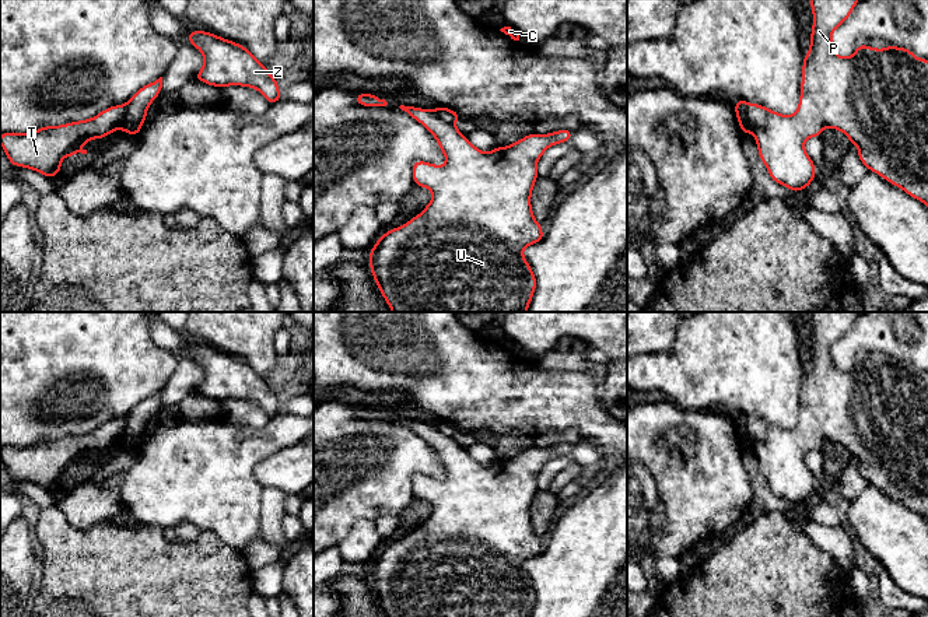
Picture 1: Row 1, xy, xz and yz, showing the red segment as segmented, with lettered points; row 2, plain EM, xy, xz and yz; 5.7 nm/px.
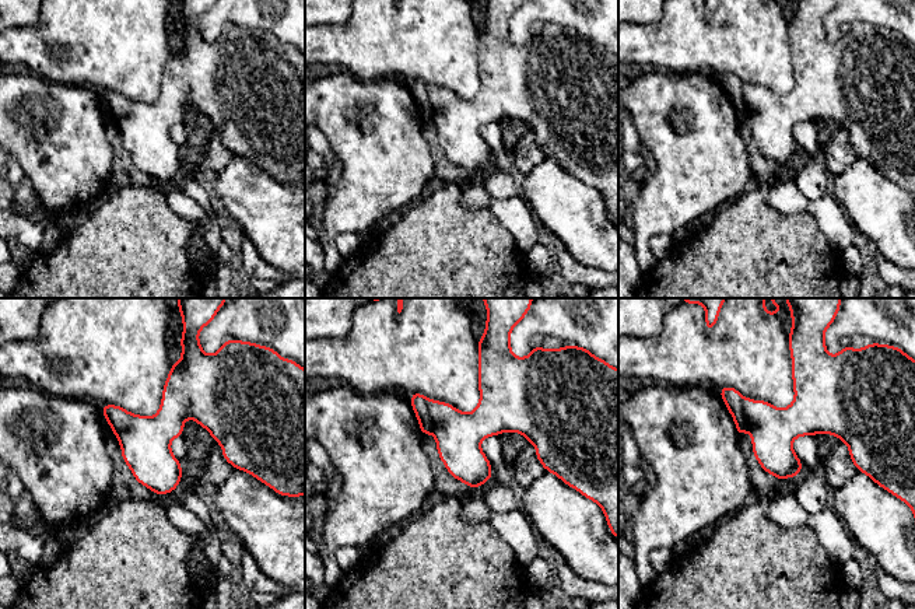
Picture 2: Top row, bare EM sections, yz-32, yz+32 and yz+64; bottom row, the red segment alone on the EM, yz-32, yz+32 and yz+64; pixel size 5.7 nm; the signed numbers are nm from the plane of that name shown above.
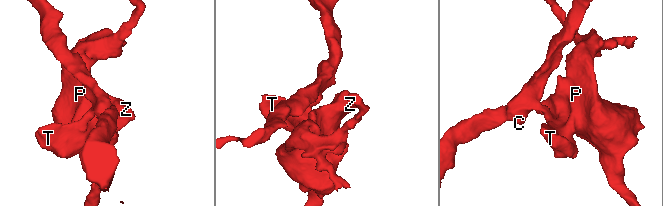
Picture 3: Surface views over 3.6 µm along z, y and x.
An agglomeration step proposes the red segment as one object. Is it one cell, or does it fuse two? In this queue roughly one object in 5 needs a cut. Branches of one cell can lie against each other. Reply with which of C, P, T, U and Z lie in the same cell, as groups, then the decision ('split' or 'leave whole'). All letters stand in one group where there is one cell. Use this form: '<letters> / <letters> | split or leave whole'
C / P T U Z | split

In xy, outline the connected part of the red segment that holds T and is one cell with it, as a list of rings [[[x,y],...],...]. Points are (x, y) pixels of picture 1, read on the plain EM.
[[[123,417],[80,435],[39,441],[32,446],[8,445],[0,449],[0,458],[13,480],[29,481],[53,491],[60,485],[66,469],[73,471],[77,464],[87,467],[81,462],[83,456],[123,444],[126,425]]]

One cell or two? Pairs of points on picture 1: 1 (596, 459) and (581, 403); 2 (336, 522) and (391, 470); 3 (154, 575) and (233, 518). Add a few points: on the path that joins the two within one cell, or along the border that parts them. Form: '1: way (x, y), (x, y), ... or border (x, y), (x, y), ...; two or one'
1: border (582, 438), (588, 440), (605, 455); two
2: way (350, 508), (377, 481); one
3: border (203, 528), (210, 528), (226, 543), (241, 551); two

